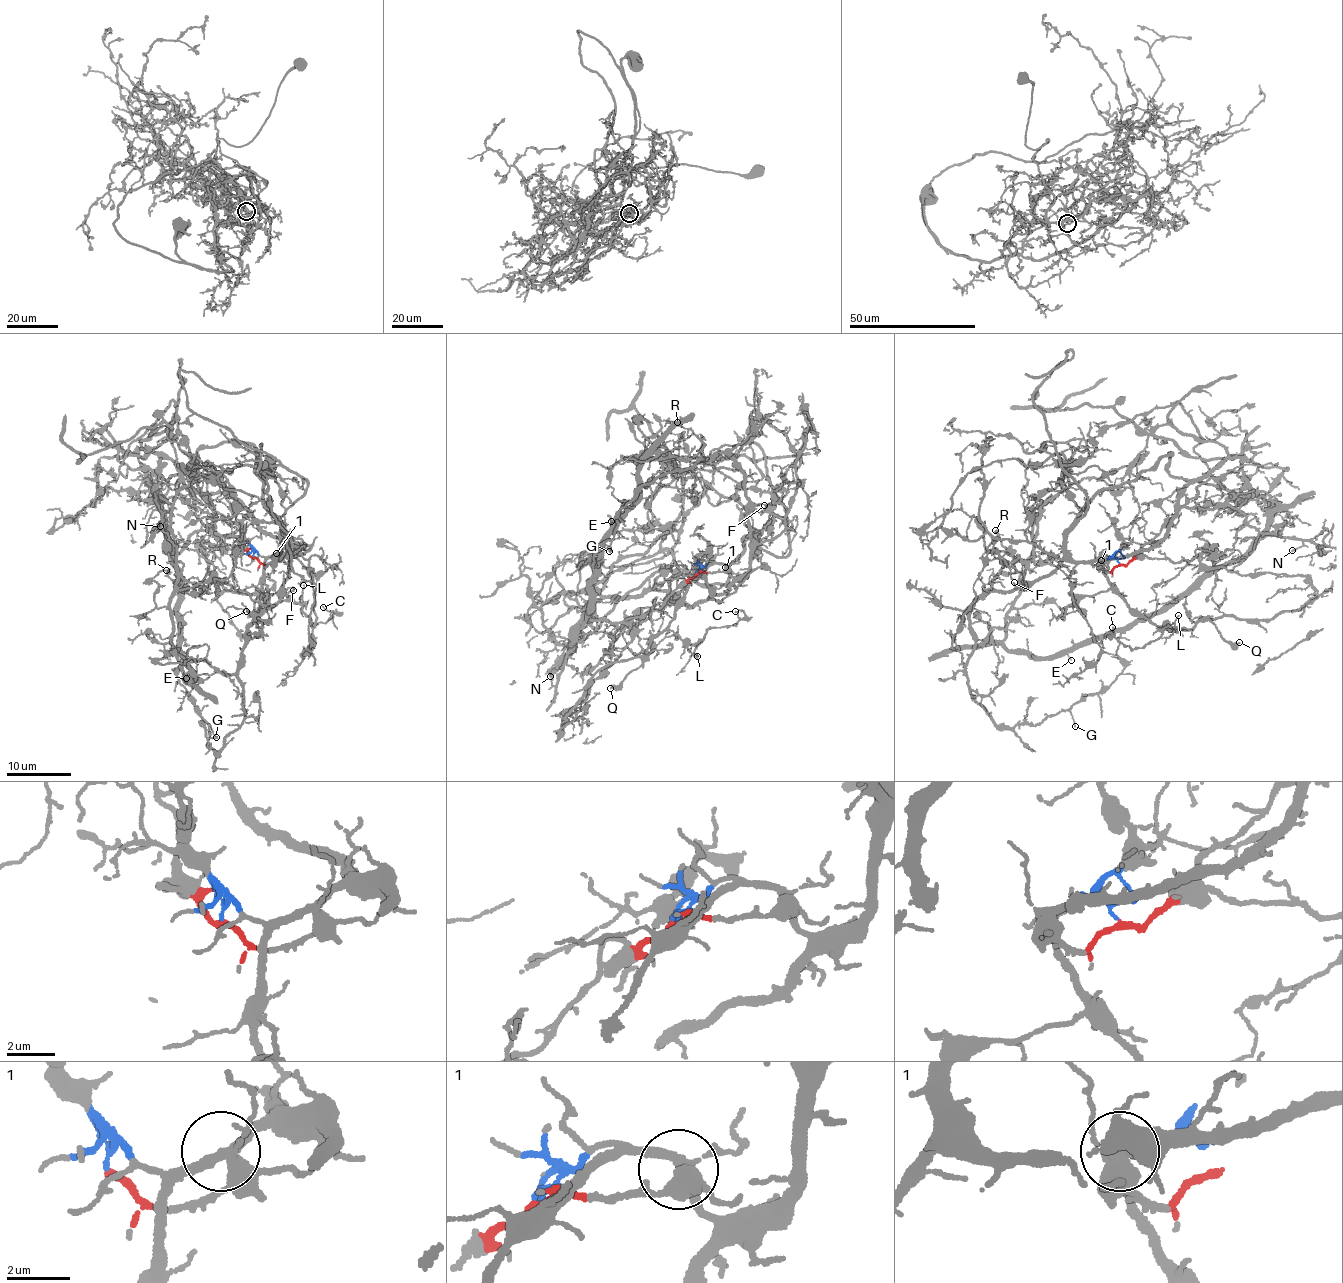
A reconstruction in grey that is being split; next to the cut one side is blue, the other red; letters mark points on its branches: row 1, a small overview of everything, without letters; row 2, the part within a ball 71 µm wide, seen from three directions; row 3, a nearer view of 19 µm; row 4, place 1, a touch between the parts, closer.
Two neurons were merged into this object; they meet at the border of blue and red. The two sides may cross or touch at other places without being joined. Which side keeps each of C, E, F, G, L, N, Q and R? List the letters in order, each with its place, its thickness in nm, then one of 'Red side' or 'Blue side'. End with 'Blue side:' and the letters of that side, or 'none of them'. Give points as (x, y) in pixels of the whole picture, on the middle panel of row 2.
C: Place: (735, 611). Thickness 110 nm. Blue side
E: Place: (611, 521). Thickness 90 nm. Red side
F: Place: (764, 505). Thickness 100 nm. Blue side
G: Place: (609, 551). Thickness 110 nm. Blue side
L: Place: (697, 656). Thickness 100 nm. Blue side
N: Place: (550, 676). Thickness 140 nm. Red side
Q: Place: (610, 688). Thickness 240 nm. Blue side
R: Place: (677, 422). Thickness 110 nm. Red side
Blue side: C, F, G, L, Q

